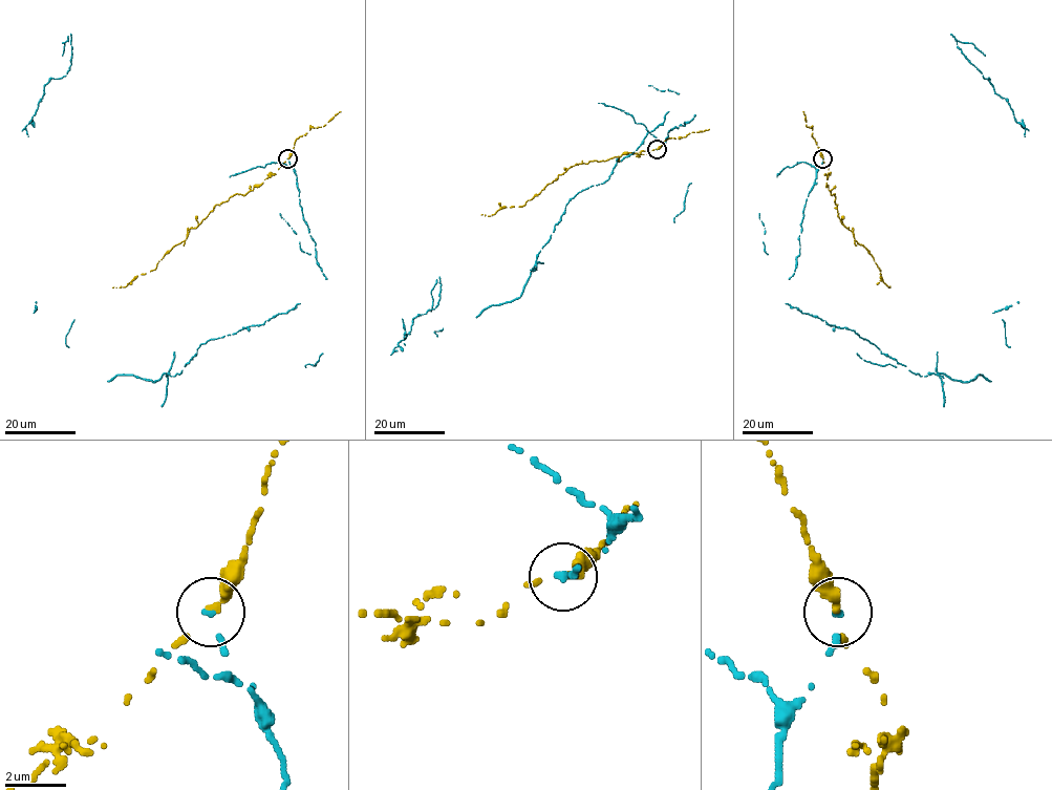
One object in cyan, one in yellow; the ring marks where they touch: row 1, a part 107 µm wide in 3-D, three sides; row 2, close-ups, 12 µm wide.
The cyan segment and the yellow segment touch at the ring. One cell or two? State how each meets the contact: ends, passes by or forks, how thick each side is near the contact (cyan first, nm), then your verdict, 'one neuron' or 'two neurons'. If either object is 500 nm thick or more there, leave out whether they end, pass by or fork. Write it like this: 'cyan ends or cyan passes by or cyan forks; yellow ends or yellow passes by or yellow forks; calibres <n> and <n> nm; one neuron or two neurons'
cyan ends; yellow passes by; calibres 200 and 220 nm; two neurons

